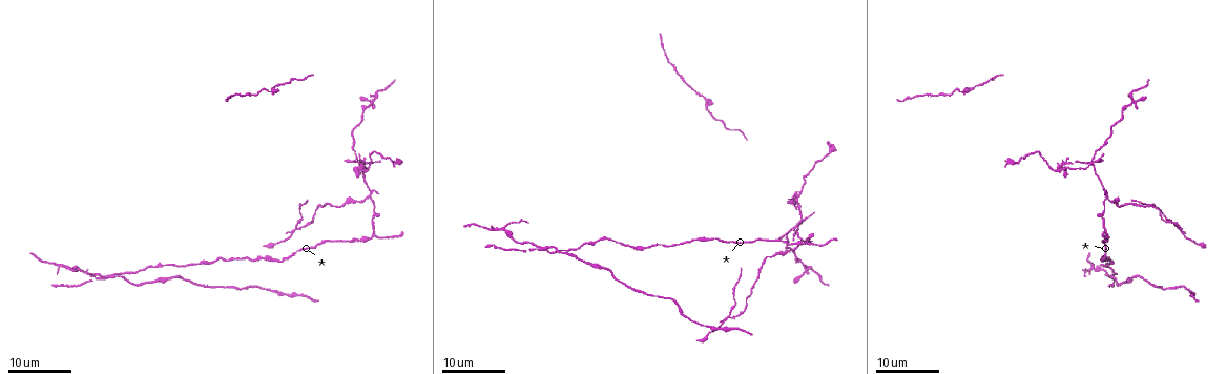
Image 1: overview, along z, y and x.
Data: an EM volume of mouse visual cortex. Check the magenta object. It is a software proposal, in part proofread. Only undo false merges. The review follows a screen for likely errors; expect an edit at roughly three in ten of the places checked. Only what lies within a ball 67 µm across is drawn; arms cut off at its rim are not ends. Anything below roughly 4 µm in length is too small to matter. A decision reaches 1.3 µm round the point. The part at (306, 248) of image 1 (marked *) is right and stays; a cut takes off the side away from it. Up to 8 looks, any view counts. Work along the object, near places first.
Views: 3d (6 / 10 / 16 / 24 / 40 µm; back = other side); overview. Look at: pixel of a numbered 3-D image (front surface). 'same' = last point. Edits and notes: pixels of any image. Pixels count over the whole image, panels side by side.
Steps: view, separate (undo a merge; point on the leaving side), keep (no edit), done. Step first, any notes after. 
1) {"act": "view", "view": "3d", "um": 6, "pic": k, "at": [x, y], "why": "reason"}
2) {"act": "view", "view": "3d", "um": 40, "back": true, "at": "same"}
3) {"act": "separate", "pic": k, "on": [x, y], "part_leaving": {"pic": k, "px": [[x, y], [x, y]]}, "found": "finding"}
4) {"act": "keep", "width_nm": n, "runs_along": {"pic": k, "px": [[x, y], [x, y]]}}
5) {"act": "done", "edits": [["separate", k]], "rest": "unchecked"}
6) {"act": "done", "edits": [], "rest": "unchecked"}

{"act": "view", "view": "3d", "um": 24, "pic": 1, "at": [1106, 232], "why": "thin arm on a thick one"}

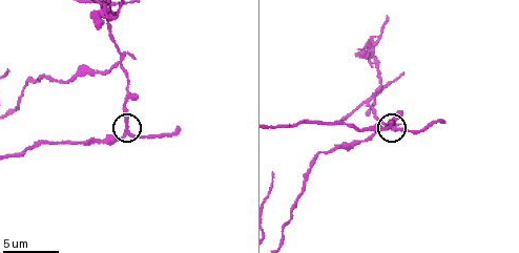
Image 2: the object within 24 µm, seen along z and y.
{"act": "view", "view": "3d", "um": 6, "pic": 2, "at": [393, 128], "why": "zoom in"}

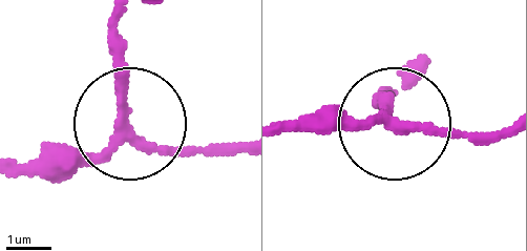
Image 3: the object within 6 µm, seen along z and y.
{"act": "keep", "arms": 3, "found": "all the same cell"}

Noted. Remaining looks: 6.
{"act": "view", "view": "3d", "um": 6, "pic": 2, "at": [116, 64], "why": "a fork"}

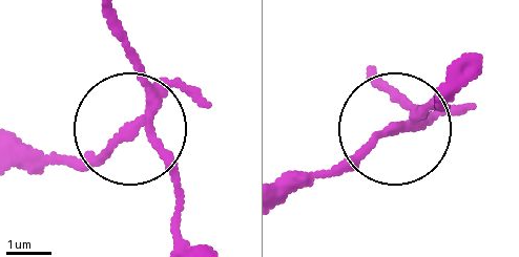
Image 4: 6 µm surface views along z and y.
{"act": "view", "view": "3d", "um": 6, "back": true, "pic": 4, "at": [397, 127]}

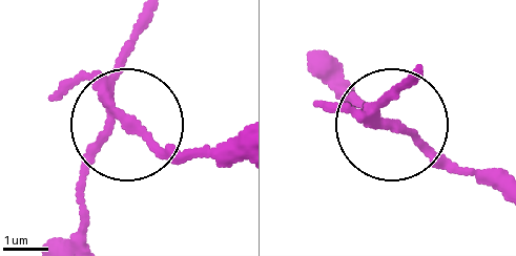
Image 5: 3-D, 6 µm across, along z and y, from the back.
{"act": "separate", "pic": 5, "on": [150, 144], "part_leaving": {"pic": 5, "px": [[111, 100], [164, 149], [232, 152]]}, "found": "two cells meet here"}

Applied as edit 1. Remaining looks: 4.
{"act": "view", "view": "3d", "um": 16, "pic": 1, "at": [277, 260], "why": "sudden change in width"}

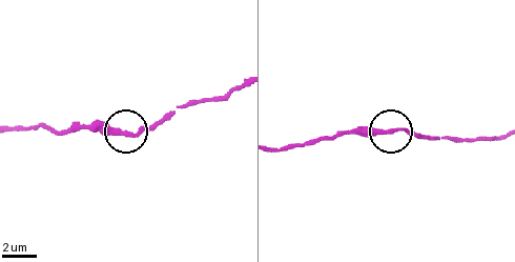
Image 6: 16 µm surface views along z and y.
{"act": "view", "view": "3d", "um": 6, "pic": 6, "at": [389, 133]}

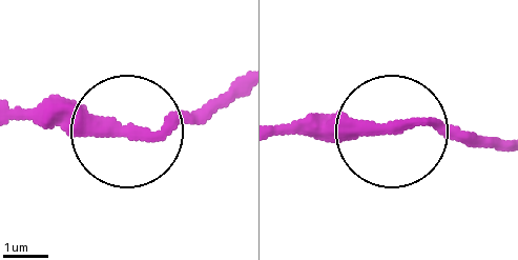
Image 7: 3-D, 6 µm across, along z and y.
{"act": "keep", "runs_along": {"pic": 7, "px": [[241, 77], [195, 111], [139, 125], [15, 114]]}, "found": "continuous, no second cell"}

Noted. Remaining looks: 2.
{"act": "view", "view": "3d", "um": 6, "pic": 2, "at": [368, 98], "why": "looks like a crossing"}

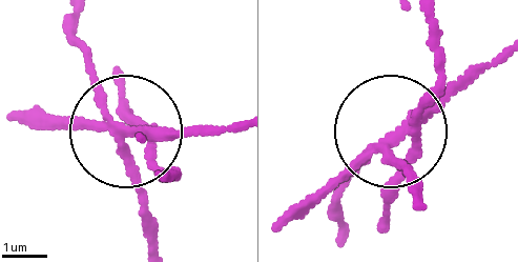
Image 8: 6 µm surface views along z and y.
{"act": "separate", "pic": 8, "on": [172, 134], "side_arm_um": 20, "part_leaving": {"pic": 8, "px": [[122, 125], [167, 170]]}, "found": "two cells meet here"}

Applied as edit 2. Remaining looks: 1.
{"act": "done", "edits": [["separate", 5], ["separate", 8]], "rest": "unchecked"}

